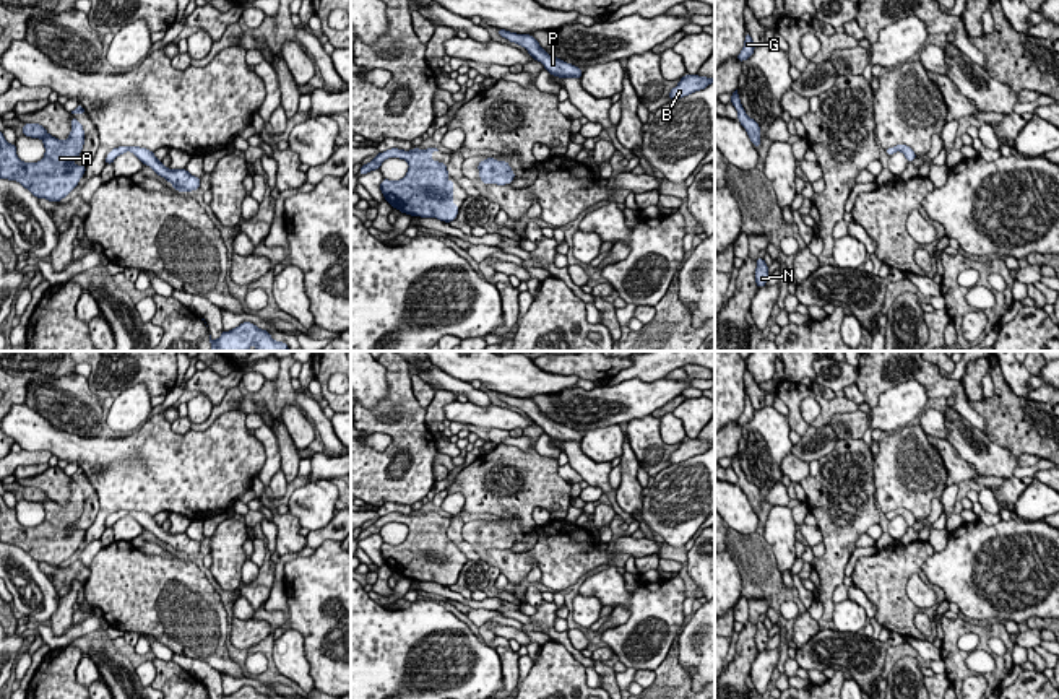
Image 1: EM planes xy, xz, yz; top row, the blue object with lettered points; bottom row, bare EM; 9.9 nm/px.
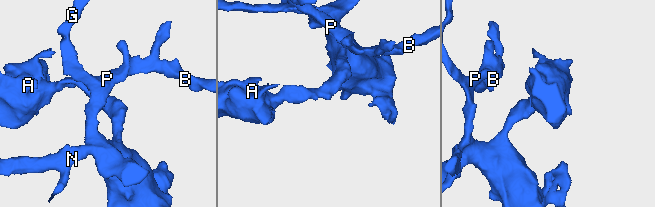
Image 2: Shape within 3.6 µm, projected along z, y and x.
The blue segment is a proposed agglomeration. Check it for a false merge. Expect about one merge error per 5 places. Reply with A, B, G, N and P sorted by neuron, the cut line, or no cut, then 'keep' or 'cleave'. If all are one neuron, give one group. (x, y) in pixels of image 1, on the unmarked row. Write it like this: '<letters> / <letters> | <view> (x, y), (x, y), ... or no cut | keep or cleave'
A B G N P | no cut | keep

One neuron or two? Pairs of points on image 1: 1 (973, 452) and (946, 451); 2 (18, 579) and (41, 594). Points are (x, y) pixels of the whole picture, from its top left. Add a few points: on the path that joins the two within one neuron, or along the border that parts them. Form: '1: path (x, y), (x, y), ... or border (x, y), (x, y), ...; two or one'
1: border (946, 439), (980, 475), (985, 475); two
2: path (23, 581), (36, 594); one

